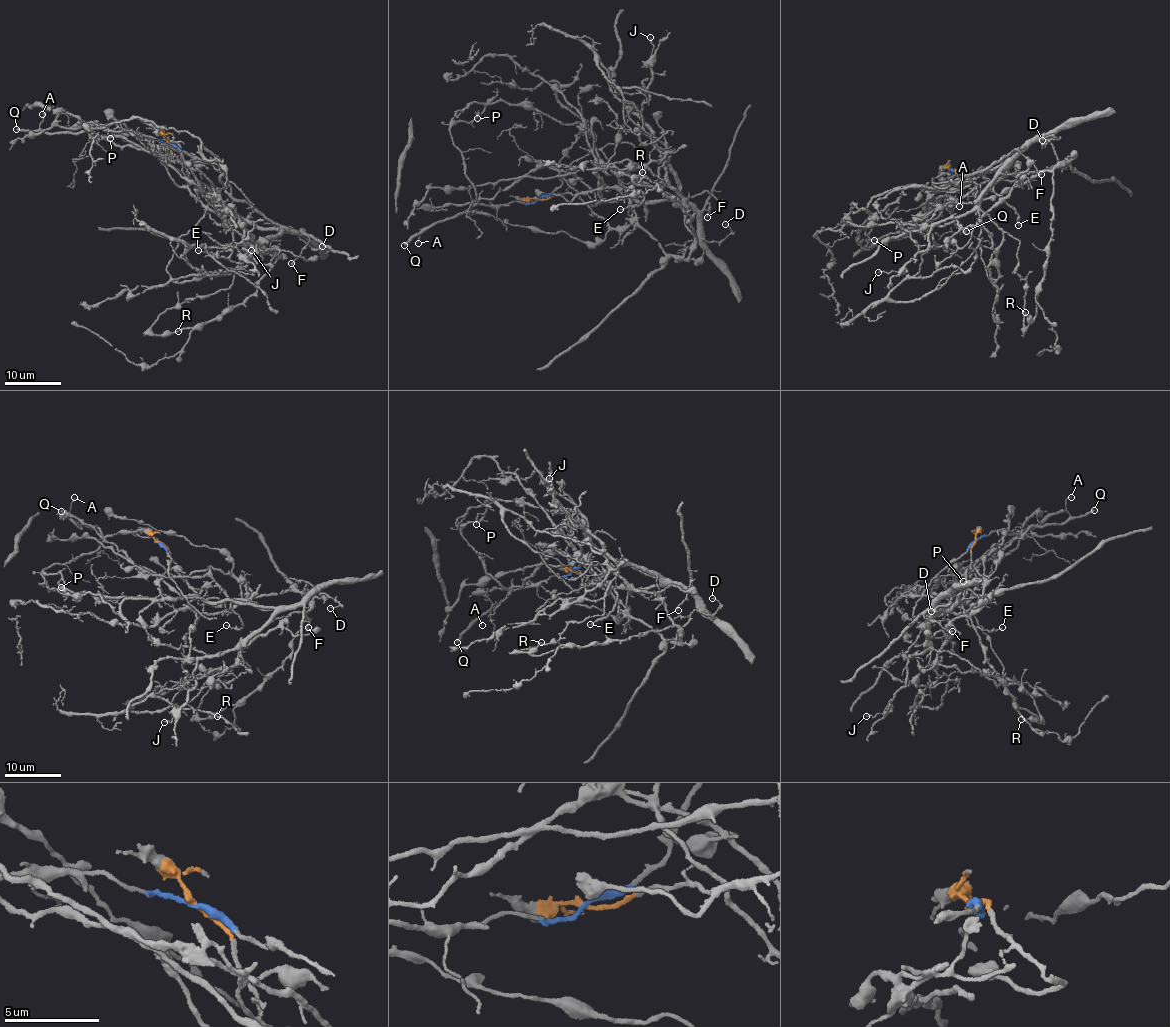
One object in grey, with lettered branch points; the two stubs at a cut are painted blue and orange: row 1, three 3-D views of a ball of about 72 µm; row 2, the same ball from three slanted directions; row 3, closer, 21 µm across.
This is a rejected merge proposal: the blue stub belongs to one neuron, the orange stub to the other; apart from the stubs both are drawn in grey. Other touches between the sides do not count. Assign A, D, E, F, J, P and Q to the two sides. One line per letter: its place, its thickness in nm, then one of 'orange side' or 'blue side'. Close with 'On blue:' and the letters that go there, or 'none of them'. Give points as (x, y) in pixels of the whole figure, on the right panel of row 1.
A: (959, 206) | 100 nm | blue side
D: (1042, 140) | 100 nm | orange side
E: (1018, 225) | 120 nm | orange side
F: (1041, 174) | 190 nm | orange side
J: (878, 272) | 120 nm | orange side
P: (874, 240) | 180 nm | blue side
Q: (966, 231) | 320 nm | blue side
On blue: A, P, Q

